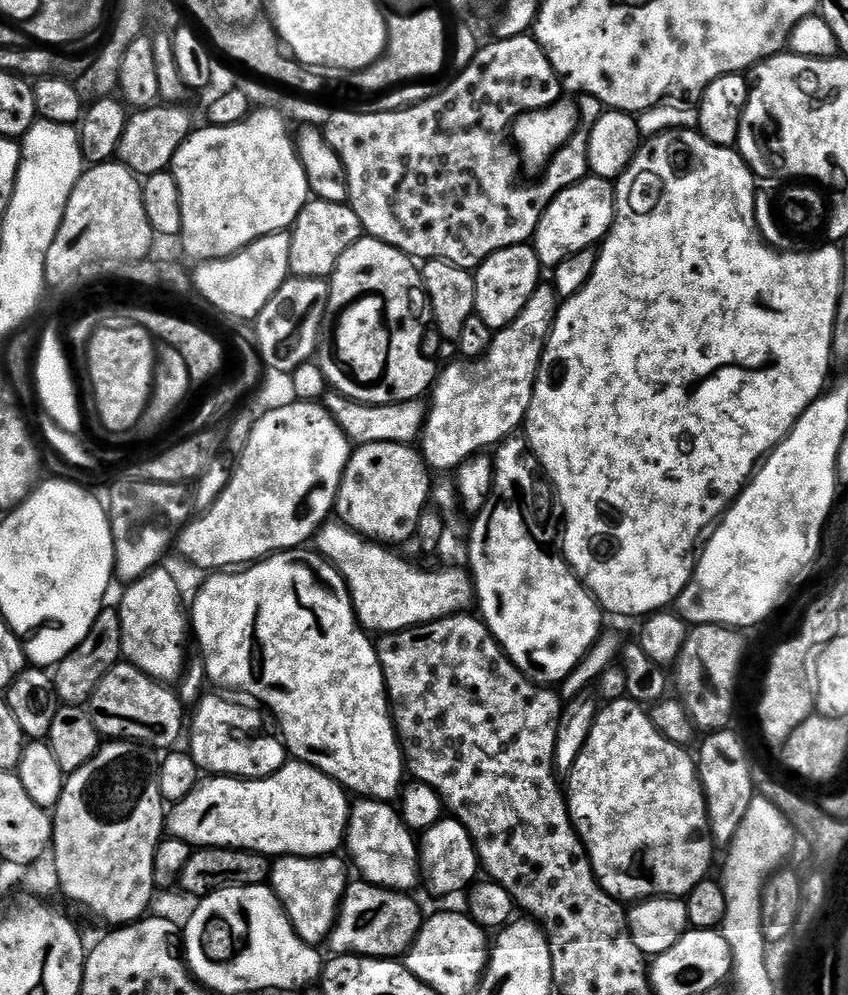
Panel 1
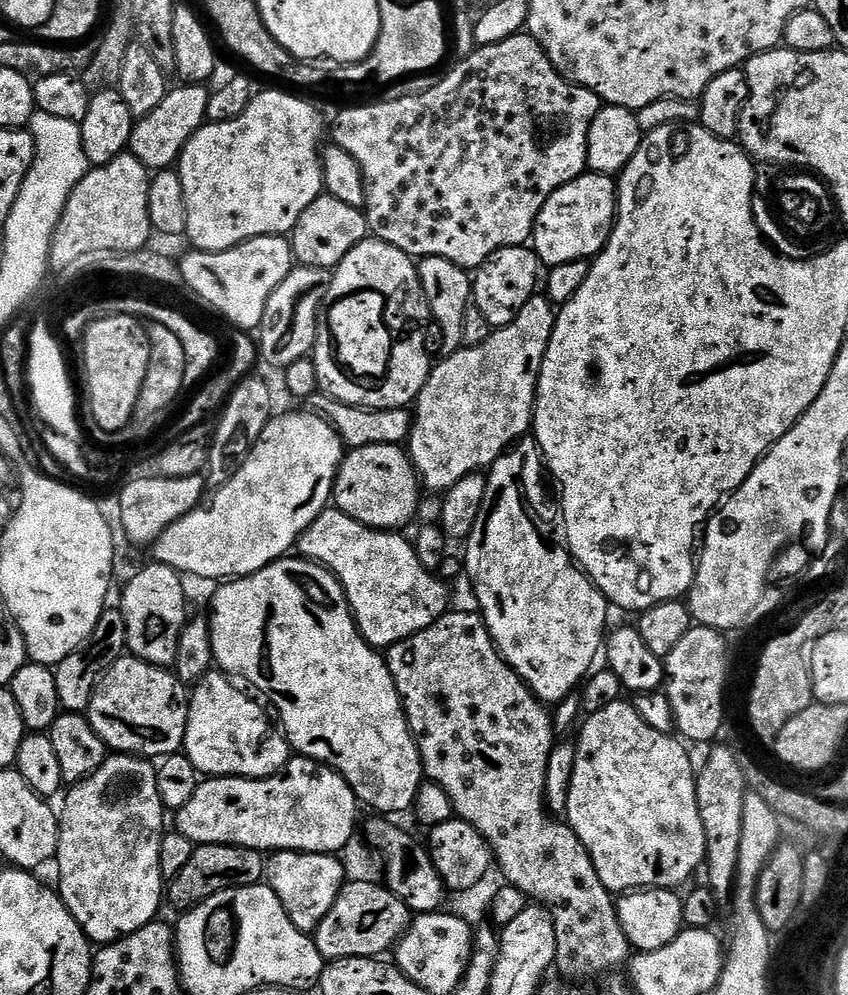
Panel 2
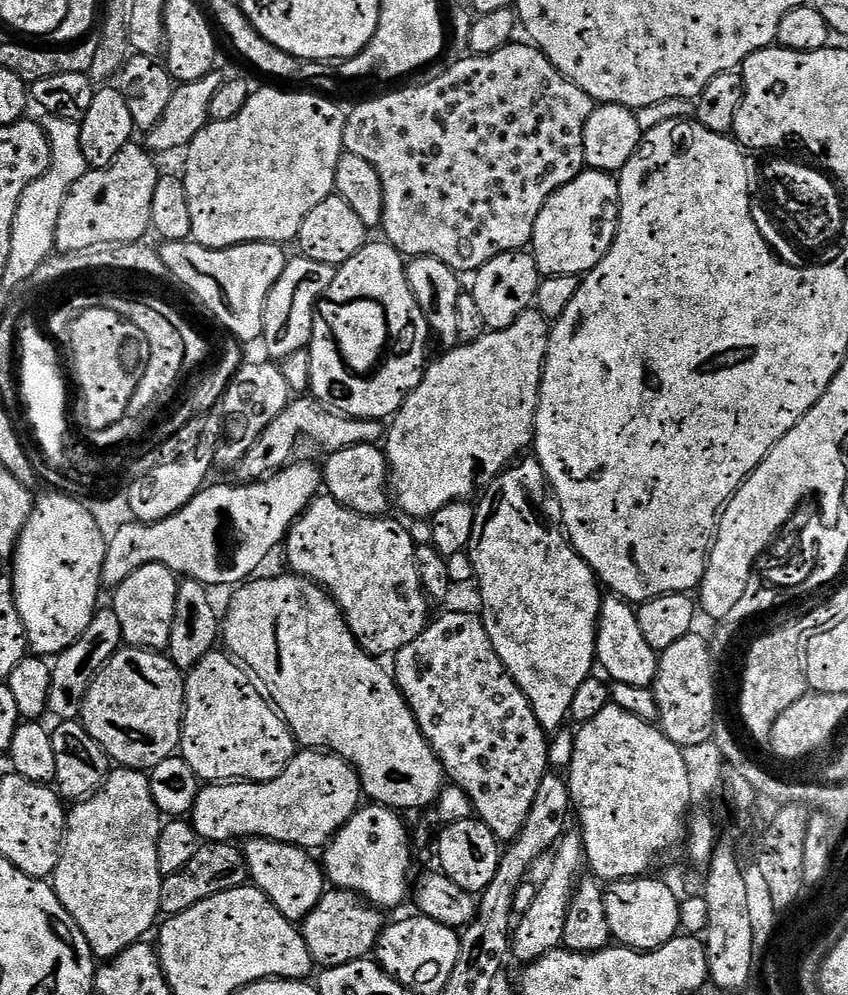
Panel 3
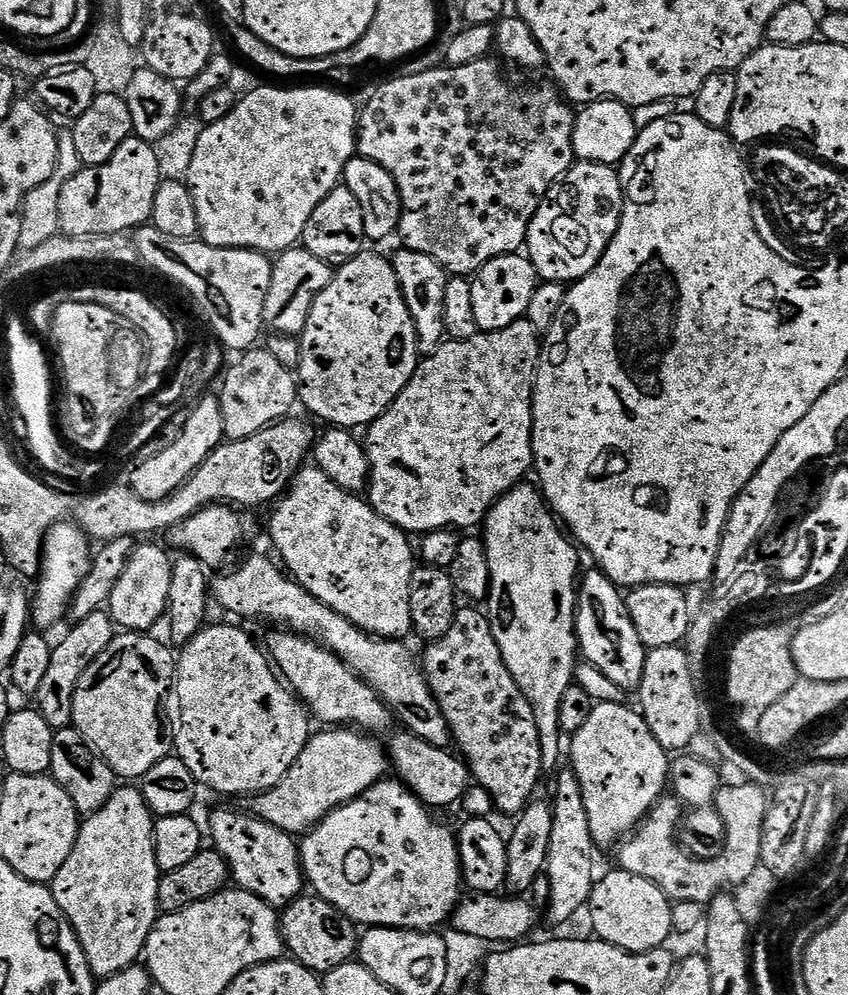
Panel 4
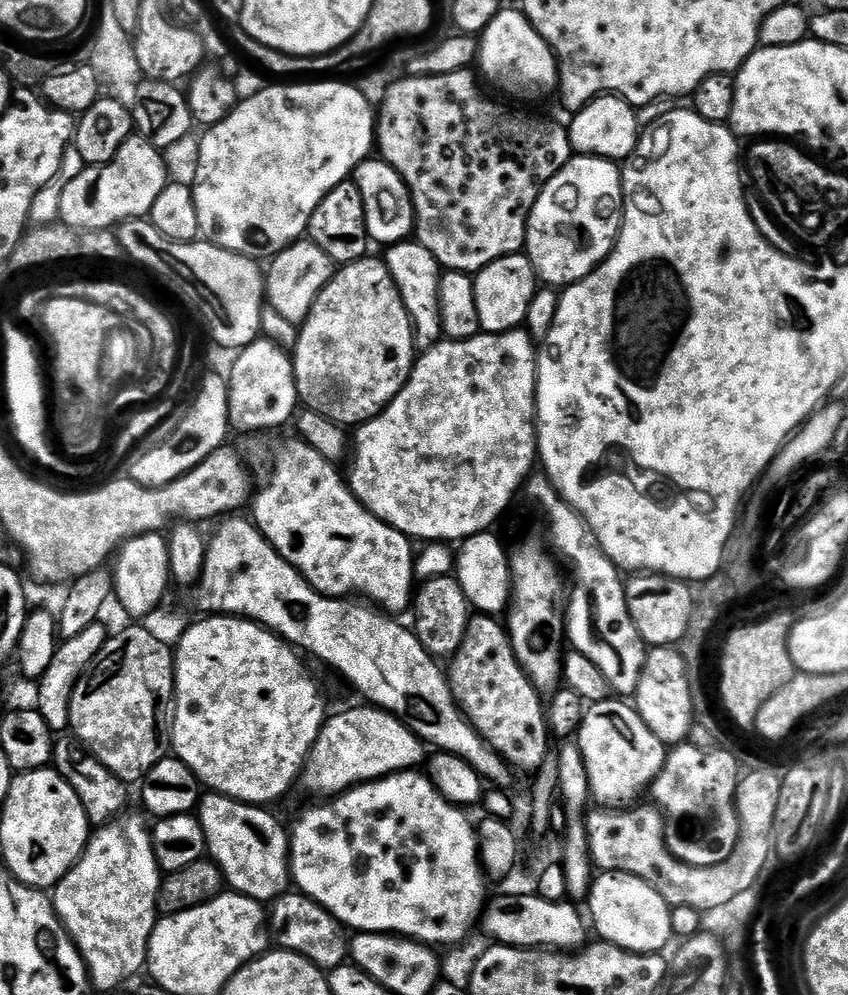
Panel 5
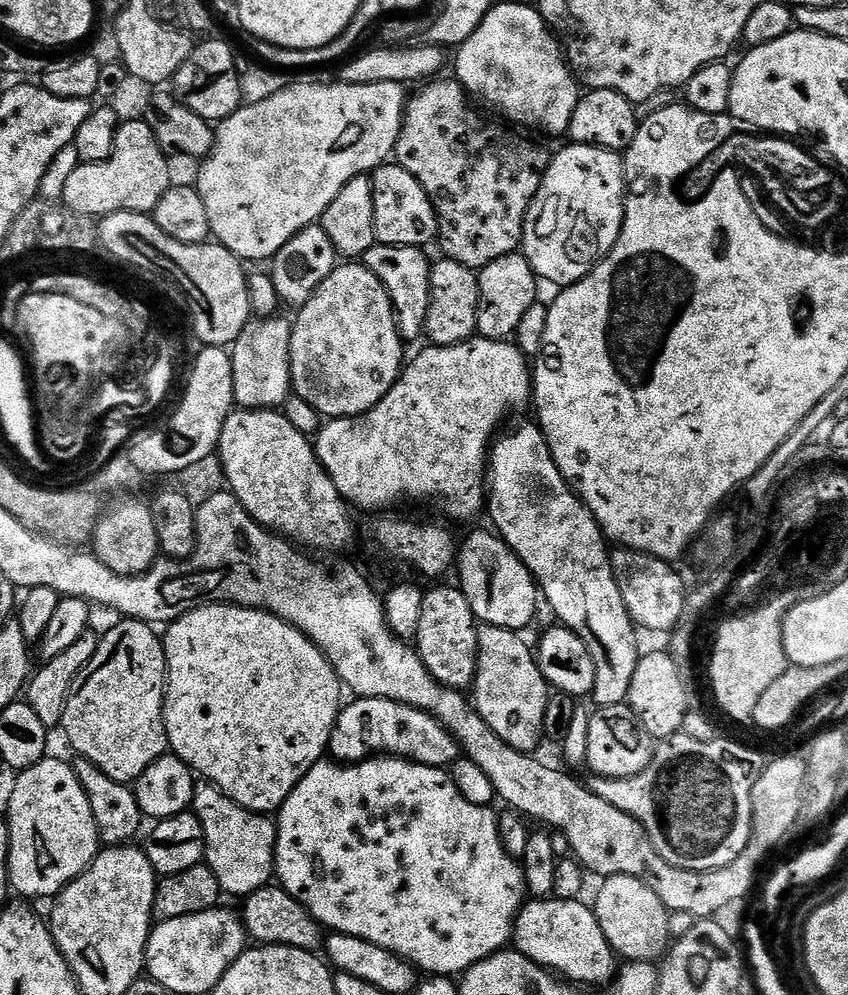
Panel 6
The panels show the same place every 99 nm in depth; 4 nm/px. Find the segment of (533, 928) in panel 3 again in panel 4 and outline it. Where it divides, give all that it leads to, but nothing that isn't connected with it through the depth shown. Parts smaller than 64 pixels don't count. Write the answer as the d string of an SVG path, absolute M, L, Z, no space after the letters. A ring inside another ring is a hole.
M570 768L561 769L556 778L556 800L553 799L554 825L550 836L545 874L550 882L550 894L546 901L548 920L552 924L564 924L575 912L584 912L588 900L592 897L596 881L594 874L594 851L596 845L590 834L590 822L582 800L581 784L576 773Z

